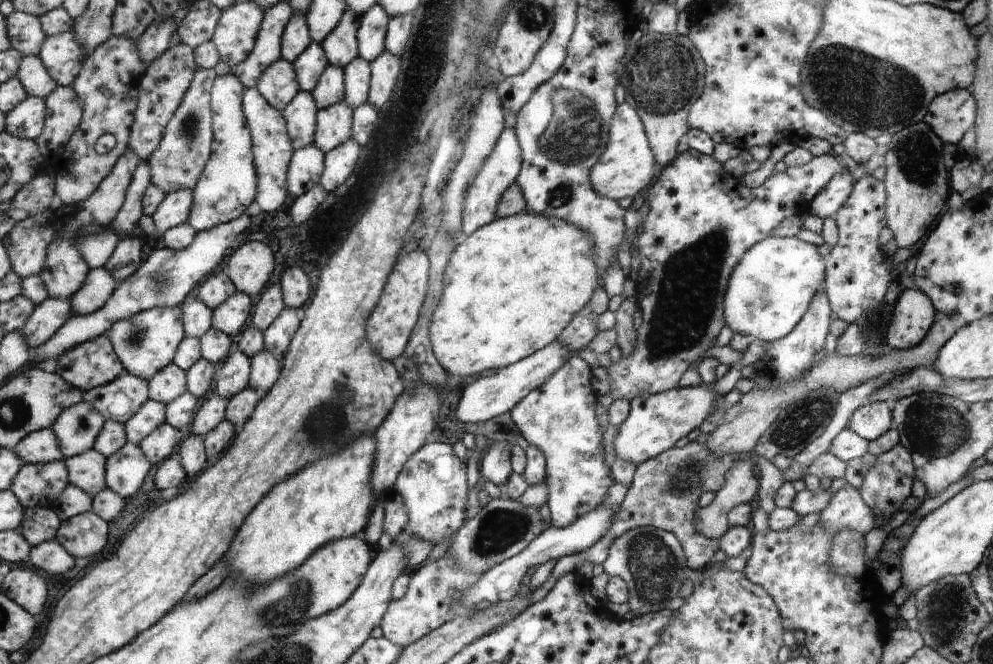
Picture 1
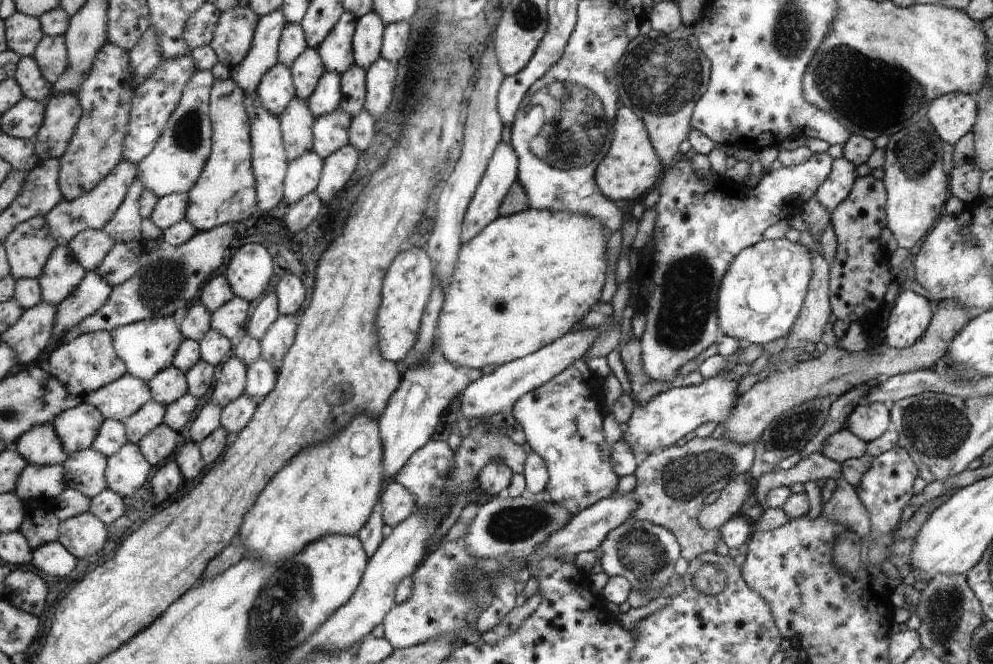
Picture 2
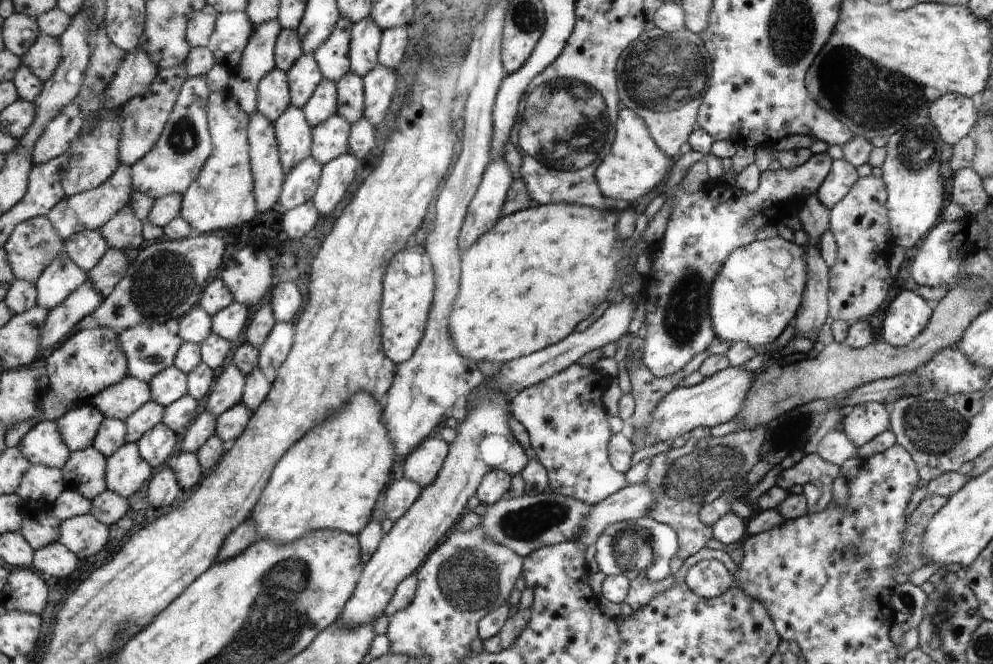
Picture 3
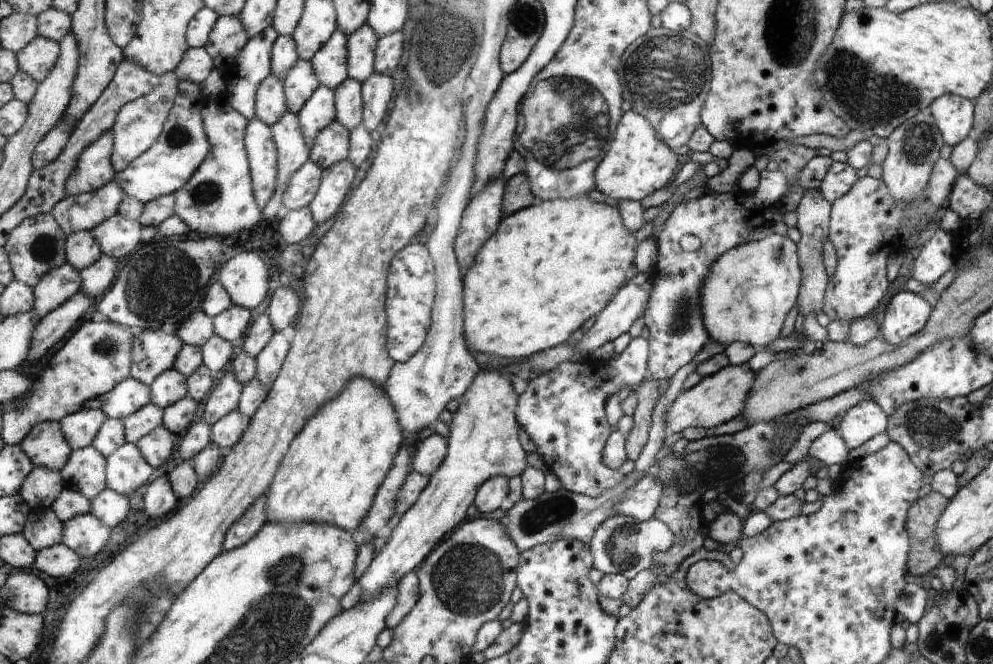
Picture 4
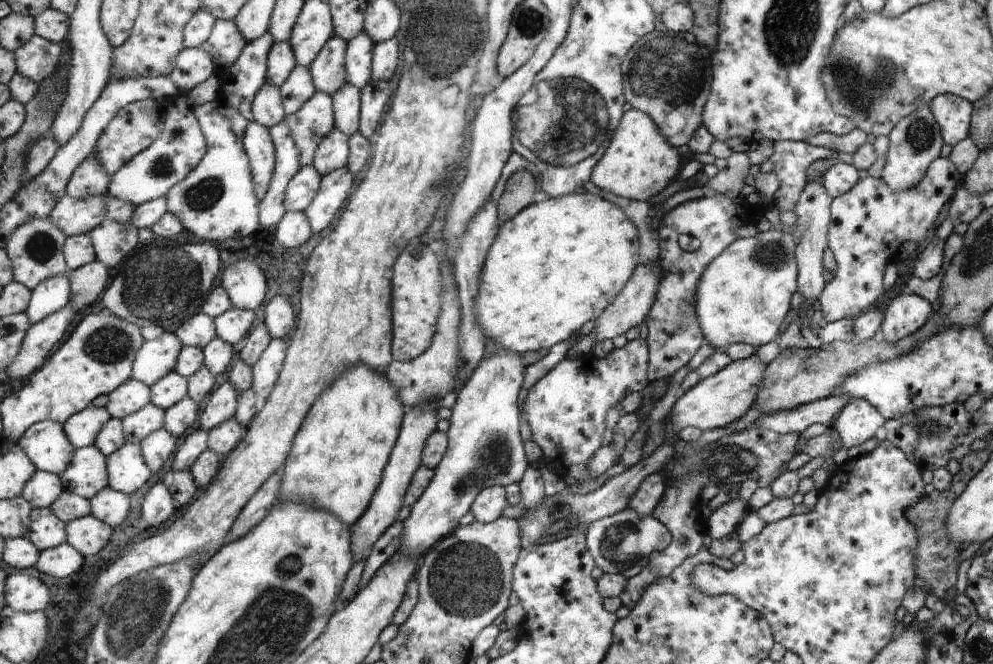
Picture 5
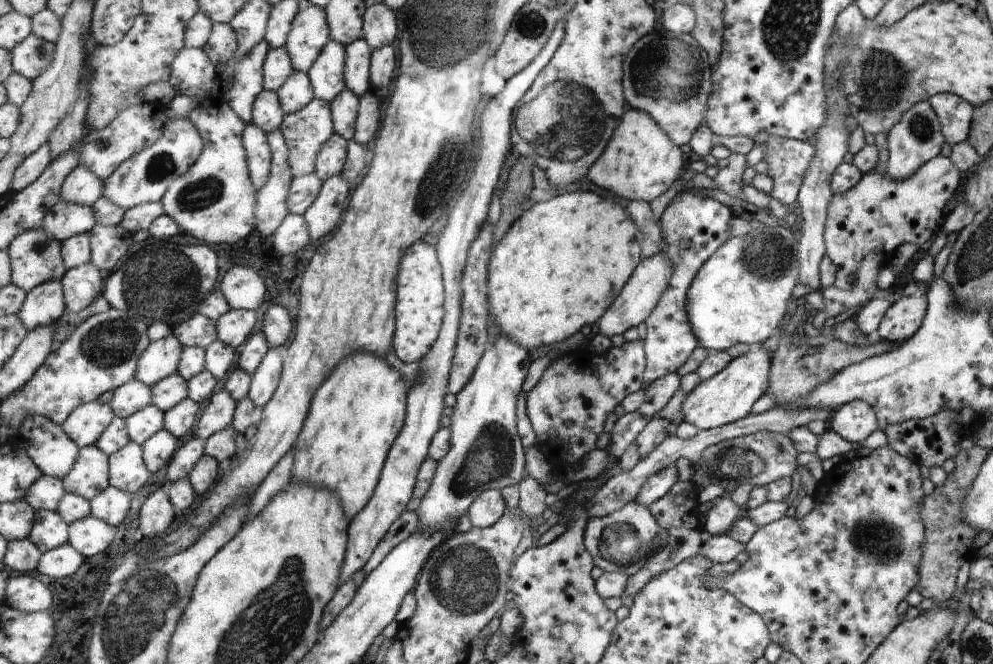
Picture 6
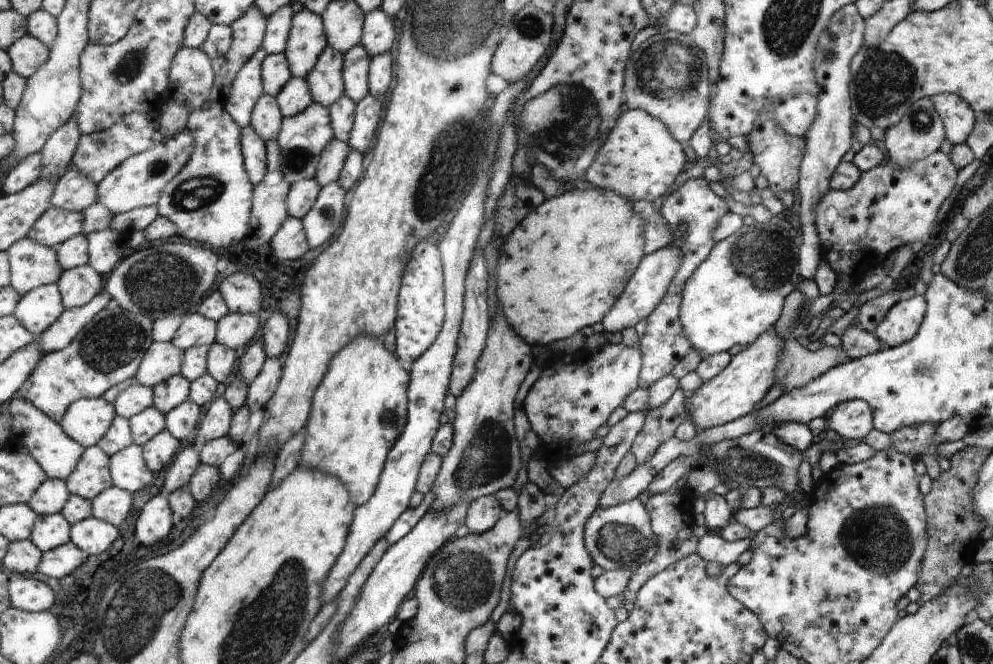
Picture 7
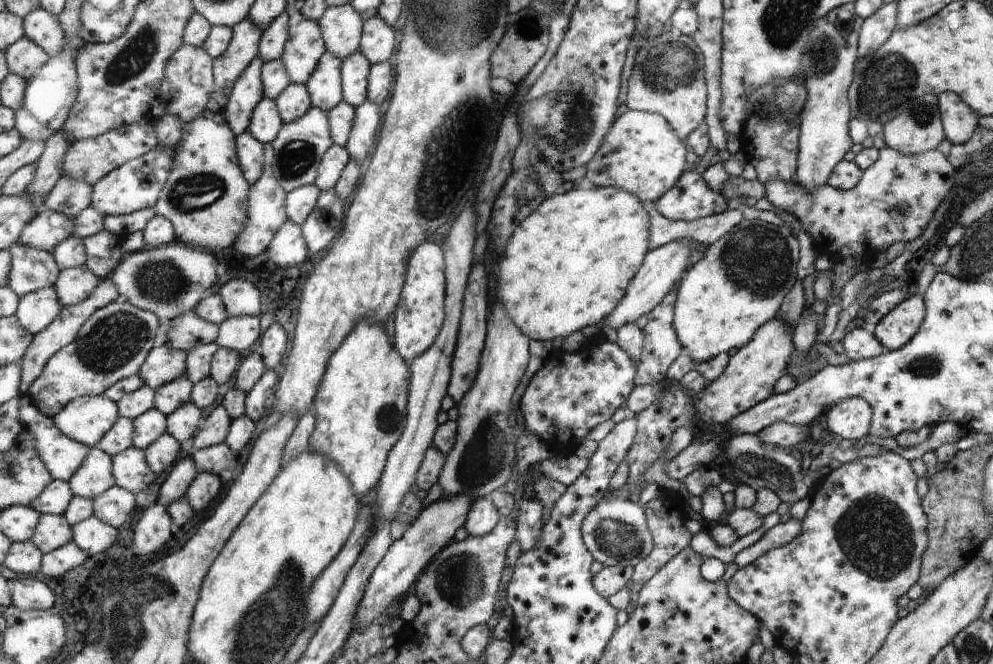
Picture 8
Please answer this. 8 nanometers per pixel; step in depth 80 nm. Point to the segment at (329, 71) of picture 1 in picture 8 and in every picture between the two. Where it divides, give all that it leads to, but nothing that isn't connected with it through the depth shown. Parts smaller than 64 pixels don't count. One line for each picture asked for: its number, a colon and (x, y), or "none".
2: (327, 98)
3: (323, 104)
4: (320, 112)
5: (316, 120)
6: (306, 131)
7: (303, 138)
8: (300, 146)

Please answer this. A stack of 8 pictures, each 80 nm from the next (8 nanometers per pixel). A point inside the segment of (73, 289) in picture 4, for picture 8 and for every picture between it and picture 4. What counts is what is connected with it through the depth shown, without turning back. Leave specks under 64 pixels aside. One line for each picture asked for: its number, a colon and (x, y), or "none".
5: (54, 294)
6: (46, 305)
7: (41, 308)
8: (37, 311)

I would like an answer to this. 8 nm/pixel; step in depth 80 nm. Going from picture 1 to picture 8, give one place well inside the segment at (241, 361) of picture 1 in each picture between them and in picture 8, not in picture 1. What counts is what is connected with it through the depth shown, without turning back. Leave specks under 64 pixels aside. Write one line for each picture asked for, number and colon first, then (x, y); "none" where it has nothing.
2: (231, 384)
3: (227, 391)
4: (224, 399)
5: (222, 403)
6: (218, 414)
7: (216, 423)
8: (215, 428)

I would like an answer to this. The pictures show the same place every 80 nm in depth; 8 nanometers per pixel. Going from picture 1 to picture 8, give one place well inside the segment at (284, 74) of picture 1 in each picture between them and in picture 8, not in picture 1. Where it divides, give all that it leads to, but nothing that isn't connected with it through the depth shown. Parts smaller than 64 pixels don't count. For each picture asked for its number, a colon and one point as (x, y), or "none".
2: (276, 91)
3: (273, 93)
4: (270, 105)
5: (268, 109)
6: (267, 113)
7: (266, 117)
8: (265, 124)

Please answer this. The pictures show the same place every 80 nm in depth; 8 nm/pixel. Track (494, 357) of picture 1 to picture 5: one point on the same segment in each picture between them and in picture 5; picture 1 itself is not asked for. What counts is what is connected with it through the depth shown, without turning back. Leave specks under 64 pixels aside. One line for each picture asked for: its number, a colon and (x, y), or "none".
2: (524, 281)
3: (525, 284)
4: (549, 267)
5: (554, 266)

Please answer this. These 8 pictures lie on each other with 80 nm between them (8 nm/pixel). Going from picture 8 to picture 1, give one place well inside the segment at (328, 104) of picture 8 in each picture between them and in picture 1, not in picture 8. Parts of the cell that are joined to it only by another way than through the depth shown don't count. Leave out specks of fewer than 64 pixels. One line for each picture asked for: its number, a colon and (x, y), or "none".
1: (341, 46)
2: (336, 51)
3: (332, 57)
4: (330, 62)
5: (329, 74)
6: (327, 75)
7: (326, 80)

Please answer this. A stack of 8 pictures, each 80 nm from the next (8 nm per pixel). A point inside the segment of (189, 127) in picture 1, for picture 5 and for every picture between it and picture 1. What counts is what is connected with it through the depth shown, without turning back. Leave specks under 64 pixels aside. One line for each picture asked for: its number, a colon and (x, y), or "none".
2: (176, 163)
3: (175, 162)
4: (170, 162)
5: (151, 174)

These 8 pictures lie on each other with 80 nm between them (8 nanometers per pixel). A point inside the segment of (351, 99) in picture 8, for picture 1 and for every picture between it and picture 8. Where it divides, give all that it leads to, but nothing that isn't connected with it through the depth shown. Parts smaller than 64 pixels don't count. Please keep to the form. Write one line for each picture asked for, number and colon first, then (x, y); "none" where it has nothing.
1: (371, 38)
2: (367, 40)
3: (366, 36)
4: (362, 43)
5: (358, 59)
6: (357, 74)
7: (356, 62)

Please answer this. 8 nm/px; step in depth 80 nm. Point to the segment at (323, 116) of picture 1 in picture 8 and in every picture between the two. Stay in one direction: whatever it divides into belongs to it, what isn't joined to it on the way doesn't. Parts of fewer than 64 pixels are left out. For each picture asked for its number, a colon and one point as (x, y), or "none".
2: (330, 133)
3: (330, 140)
4: (332, 146)
5: (332, 154)
6: (333, 155)
7: (333, 158)
8: (337, 157)

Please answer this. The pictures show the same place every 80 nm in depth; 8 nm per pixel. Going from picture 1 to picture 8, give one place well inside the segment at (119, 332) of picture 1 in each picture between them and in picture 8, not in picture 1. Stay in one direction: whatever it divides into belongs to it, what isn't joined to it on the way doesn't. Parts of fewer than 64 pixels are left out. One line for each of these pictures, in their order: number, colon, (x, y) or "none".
2: (148, 347)
3: (150, 349)
4: (154, 352)
5: (157, 357)
6: (160, 359)
7: (163, 360)
8: (164, 364)

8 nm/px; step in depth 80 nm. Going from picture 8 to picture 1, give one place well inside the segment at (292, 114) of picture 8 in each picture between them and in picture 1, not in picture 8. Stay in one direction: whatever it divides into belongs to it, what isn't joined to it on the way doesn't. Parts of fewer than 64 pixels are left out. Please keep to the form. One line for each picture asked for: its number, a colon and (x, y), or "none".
1: (310, 66)
2: (308, 69)
3: (305, 76)
4: (300, 84)
5: (299, 88)
6: (297, 92)
7: (295, 98)

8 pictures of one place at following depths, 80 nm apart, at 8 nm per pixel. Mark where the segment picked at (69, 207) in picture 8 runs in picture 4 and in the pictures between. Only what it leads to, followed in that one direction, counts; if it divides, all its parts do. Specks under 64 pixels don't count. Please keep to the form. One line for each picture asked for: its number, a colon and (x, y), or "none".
4: (96, 169)
5: (91, 179)
6: (82, 186)
7: (75, 191)

